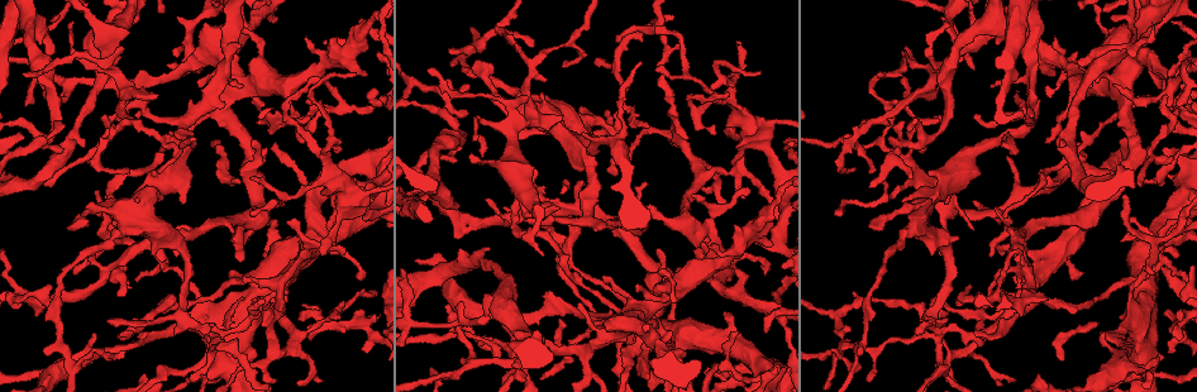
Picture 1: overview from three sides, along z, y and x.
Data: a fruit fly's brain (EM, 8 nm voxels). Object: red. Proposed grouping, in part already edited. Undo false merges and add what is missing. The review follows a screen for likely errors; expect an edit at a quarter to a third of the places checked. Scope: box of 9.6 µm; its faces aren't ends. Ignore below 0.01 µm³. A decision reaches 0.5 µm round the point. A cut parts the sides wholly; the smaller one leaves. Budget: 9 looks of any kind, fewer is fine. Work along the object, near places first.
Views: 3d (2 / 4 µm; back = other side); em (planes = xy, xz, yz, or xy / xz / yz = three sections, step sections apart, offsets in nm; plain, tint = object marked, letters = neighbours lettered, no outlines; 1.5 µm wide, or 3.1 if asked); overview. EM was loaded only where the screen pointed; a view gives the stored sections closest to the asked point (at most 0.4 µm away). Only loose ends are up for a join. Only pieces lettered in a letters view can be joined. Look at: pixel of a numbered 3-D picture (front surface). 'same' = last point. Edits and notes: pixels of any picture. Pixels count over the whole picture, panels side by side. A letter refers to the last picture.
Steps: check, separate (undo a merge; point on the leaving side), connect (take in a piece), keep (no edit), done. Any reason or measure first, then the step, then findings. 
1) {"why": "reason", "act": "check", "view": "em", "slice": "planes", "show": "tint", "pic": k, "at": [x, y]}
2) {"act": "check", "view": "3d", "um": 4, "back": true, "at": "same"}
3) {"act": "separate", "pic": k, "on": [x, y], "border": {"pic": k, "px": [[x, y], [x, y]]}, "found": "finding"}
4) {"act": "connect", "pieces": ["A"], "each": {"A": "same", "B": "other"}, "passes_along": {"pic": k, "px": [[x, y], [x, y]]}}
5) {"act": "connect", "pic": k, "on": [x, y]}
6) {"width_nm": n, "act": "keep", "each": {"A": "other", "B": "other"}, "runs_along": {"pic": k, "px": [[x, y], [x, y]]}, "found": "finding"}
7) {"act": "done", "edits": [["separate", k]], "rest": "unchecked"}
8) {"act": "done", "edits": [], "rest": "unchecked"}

{"why": "tapers out", "act": "check", "view": "em", "slice": "planes", "show": "letters", "pic": 1, "at": [1008, 250]}

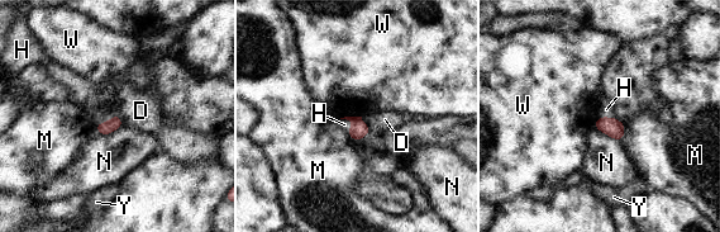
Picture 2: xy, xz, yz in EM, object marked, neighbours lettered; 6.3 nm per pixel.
{"longest_contact_nm": ["N", 200], "act": "connect", "pieces": ["H"], "each": {"D": "other", "H": "same", "M": "other", "N": "other", "W": "other", "Y": "other"}, "passes_along": {"pic": 2, "px": [[358, 129], [351, 122], [344, 124]]}, "found": "the neuron continues"}

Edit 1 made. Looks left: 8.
{"why": "redraw", "act": "check", "view": "overview"}

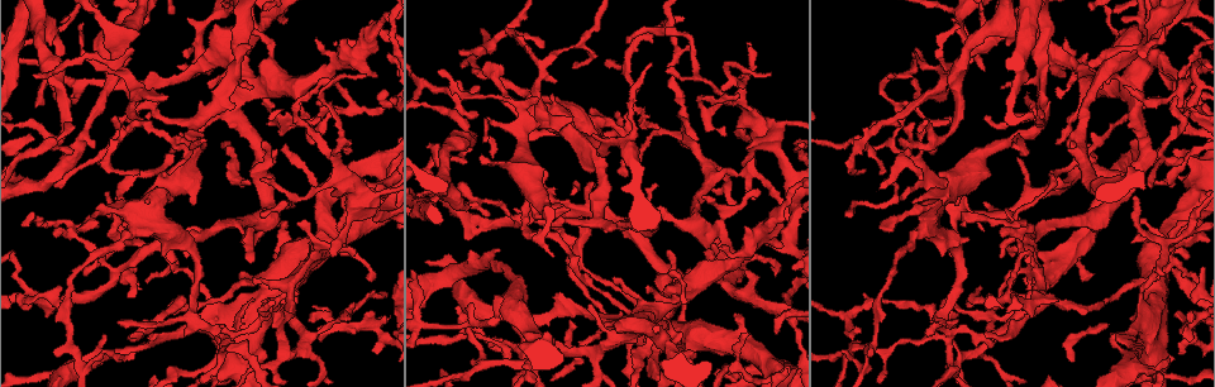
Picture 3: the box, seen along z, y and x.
{"why": "thin end", "act": "check", "view": "em", "slice": "planes", "show": "letters", "pic": 3, "at": [965, 304]}

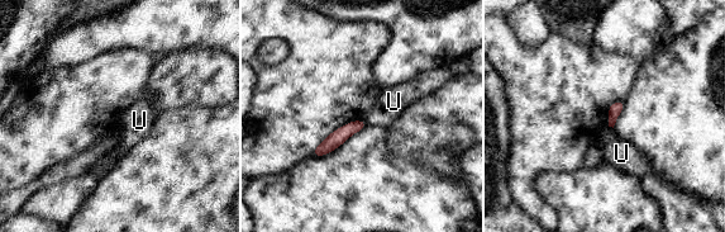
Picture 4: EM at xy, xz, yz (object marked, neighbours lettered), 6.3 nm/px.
{"longest_contact_nm": ["U", 50], "act": "keep", "each": {"U": "other"}, "runs_along": {"pic": 4, "px": [[362, 124], [349, 128], [316, 154]]}, "found": "none of them fits"}

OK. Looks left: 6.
{"why": "a fork", "act": "check", "view": "em", "slice": "planes", "show": "letters", "pic": 3, "at": [866, 366]}

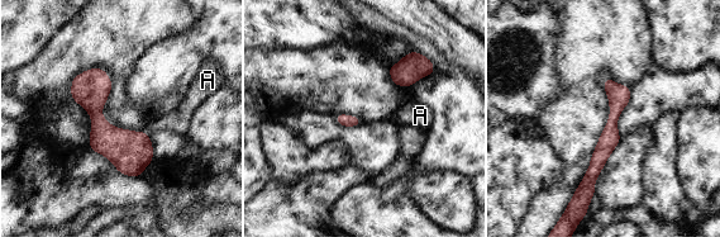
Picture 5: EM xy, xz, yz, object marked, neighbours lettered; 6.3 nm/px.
{"longest_contact_nm": ["A", 60], "act": "keep", "each": {"A": "other"}, "border": {"pic": 5, "px": [[143, 131], [149, 137]]}, "found": "one neuron here"}

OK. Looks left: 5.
{"why": "a fork", "act": "check", "view": "3d", "um": 4, "pic": 3, "at": [947, 335]}

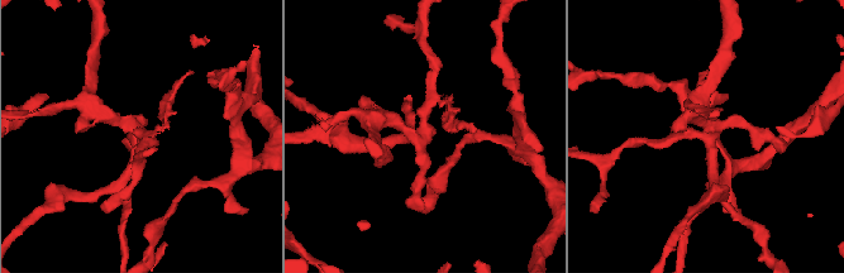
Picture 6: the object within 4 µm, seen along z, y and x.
{"why": "shape alone is not enough", "act": "check", "view": "em", "slice": "yz", "step": 4, "show": "letters", "pic": 6, "at": [427, 132]}

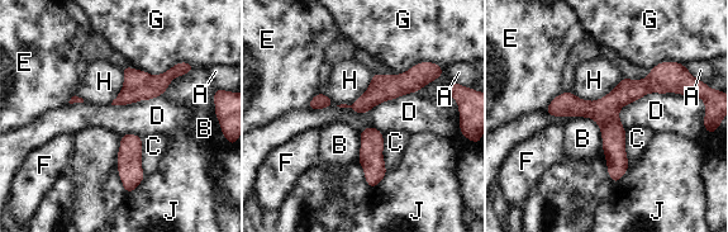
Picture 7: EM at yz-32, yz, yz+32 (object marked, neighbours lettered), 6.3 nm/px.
{"width_nm": 30, "act": "keep", "each": {"A": "other", "B": "other", "C": "other", "D": "other", "E": "other", "F": "other", "G": "other", "H": "other", "J": "other"}, "found": "all the same neuron"}

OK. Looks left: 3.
{"act": "done", "edits": [["connect", 2]], "rest": "unchecked"}

